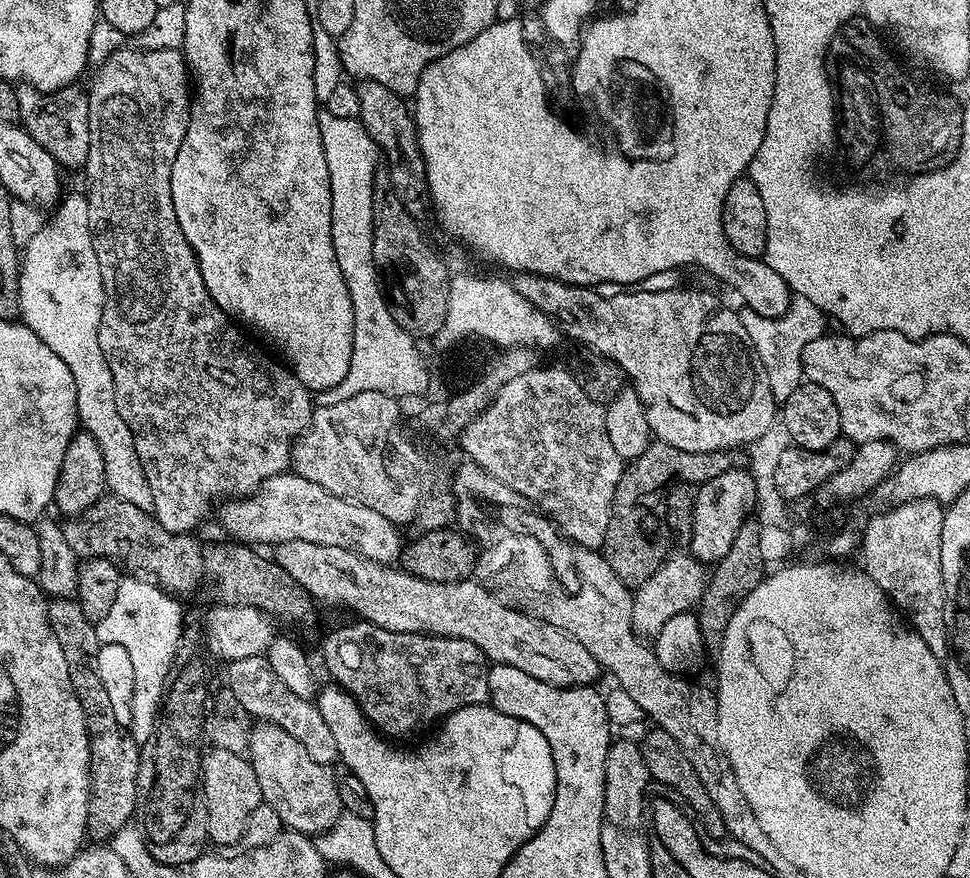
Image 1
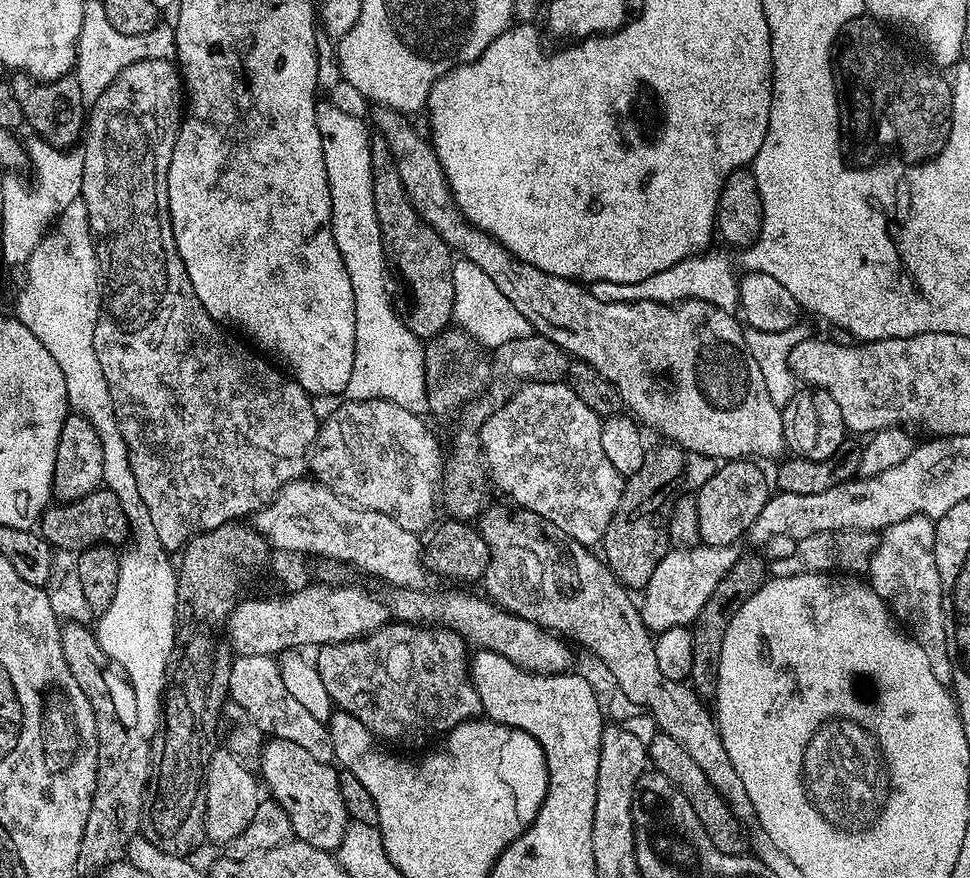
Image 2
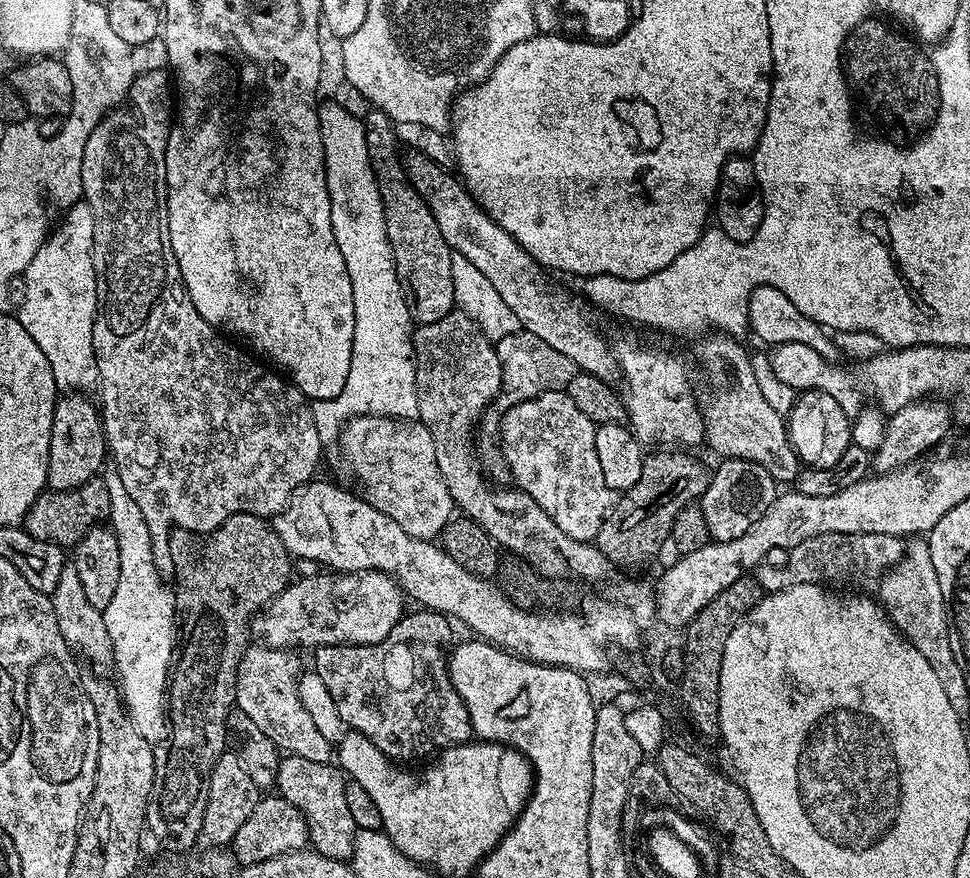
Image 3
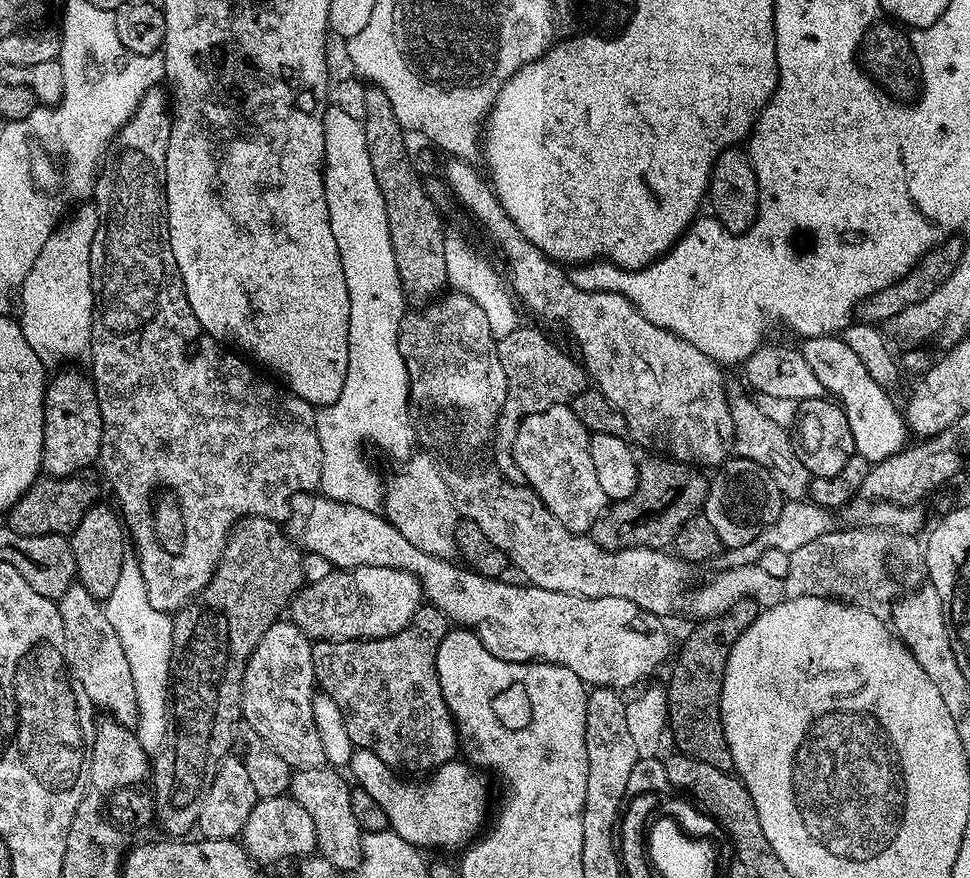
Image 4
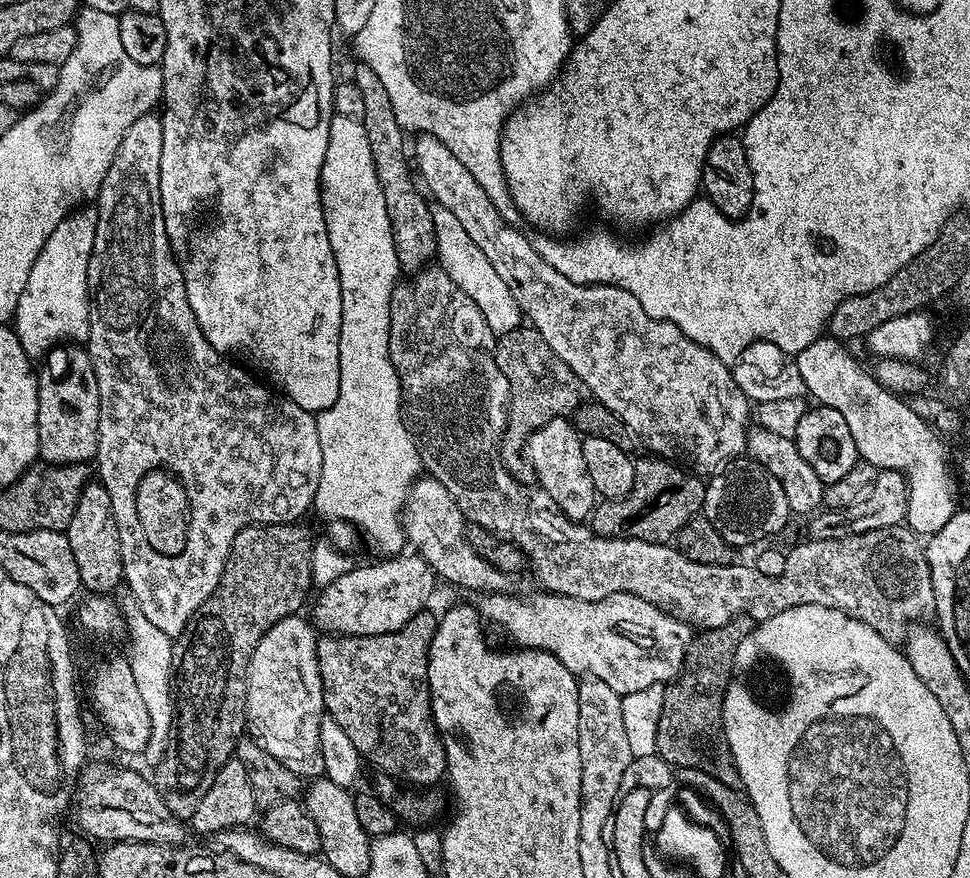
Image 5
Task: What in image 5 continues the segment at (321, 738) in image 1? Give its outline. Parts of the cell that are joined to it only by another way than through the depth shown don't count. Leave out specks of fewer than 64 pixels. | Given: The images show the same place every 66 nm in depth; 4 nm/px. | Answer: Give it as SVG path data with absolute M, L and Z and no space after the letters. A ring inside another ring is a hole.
M297 614L282 618L254 646L246 674L246 728L286 770L301 778L320 778L324 767L319 734L326 713L322 674L318 670L318 632L302 617Z

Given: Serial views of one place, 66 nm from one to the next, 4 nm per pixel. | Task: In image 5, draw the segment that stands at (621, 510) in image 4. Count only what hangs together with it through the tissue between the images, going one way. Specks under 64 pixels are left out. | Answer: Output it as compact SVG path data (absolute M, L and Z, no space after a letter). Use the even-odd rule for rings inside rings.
M659 458L636 460L634 486L630 494L617 500L597 503L590 517L590 527L599 536L611 540L641 540L655 544L669 543L704 506L705 481L674 464Z

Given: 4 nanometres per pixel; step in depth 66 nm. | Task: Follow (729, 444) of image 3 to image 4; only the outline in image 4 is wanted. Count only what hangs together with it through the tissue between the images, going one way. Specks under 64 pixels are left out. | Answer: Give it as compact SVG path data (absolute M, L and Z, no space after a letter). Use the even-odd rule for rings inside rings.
M733 395L728 401L732 415L730 440L734 445L735 455L742 460L758 462L758 466L765 468L774 478L774 482L778 482L778 486L784 489L785 501L805 499L810 477L804 465L803 455L798 451L793 437L792 440L788 437L789 429L766 418L757 401L751 395L748 396Z

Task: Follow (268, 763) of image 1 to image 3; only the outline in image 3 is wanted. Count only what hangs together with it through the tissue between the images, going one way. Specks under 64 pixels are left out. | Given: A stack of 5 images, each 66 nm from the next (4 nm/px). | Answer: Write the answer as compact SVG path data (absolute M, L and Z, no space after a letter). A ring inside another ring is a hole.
M285 755L278 766L275 791L286 798L306 818L311 847L326 858L351 861L358 829L346 807L346 776L335 763L306 762L306 758Z

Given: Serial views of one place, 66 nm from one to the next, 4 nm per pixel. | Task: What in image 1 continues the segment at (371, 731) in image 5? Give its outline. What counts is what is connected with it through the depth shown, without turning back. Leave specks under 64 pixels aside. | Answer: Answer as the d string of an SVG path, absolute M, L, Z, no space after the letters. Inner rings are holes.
M360 618L355 621L357 624L344 624L337 632L332 632L324 640L324 664L328 667L328 672L333 676L335 683L343 688L345 692L349 692L354 699L356 705L364 711L364 717L368 719L368 723L376 729L377 732L388 738L396 738L392 736L408 736L411 732L416 732L419 728L424 728L427 724L435 725L437 722L443 721L454 710L458 710L464 706L474 706L475 704L489 703L488 695L488 669L486 657L483 652L478 650L478 646L474 642L466 642L465 640L455 640L449 636L430 636L419 632L391 632L390 630L382 630L378 626L368 623L367 620Z

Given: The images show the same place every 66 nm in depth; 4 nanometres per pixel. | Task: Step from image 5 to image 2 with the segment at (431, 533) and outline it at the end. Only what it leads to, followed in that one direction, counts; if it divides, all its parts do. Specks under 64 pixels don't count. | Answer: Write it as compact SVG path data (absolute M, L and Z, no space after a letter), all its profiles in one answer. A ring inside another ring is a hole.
M348 400L341 403L334 410L334 414L323 417L322 423L319 425L315 447L310 453L311 475L319 483L324 484L332 492L337 492L339 496L343 496L345 500L349 500L352 504L357 504L357 506L366 510L374 510L378 514L386 514L386 518L394 518L394 522L398 522L398 526L402 526L402 530L410 530L417 534L427 533L437 519L437 517L435 518L436 504L438 508L438 489L442 484L445 457L442 455L442 448L440 452L440 444L436 441L435 434L424 425L424 418L423 415L406 410L389 400Z

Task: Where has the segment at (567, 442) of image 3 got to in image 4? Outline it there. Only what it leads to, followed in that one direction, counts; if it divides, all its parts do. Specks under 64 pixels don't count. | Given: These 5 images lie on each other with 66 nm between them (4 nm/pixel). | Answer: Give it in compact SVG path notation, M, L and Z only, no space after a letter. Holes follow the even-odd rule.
M555 404L521 420L514 449L527 487L542 498L550 514L554 514L566 530L581 534L591 533L594 522L604 515L610 504L590 458L591 441L588 428L578 422L578 414L574 414L571 406Z

